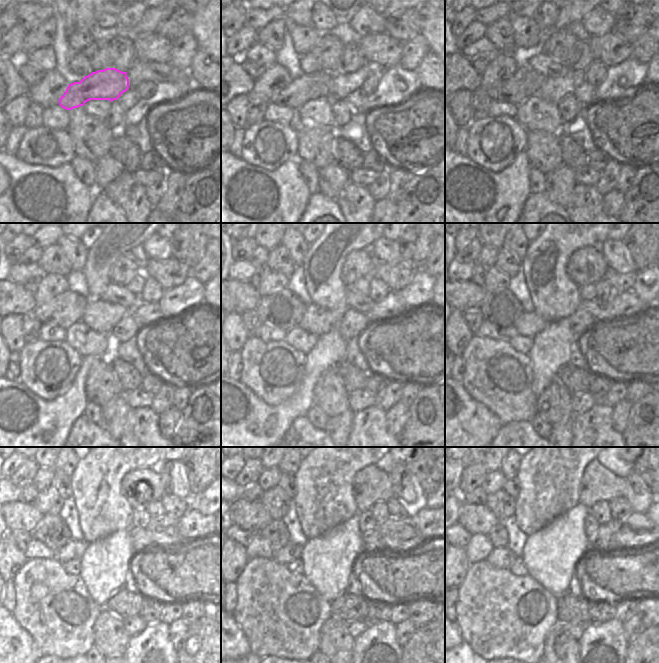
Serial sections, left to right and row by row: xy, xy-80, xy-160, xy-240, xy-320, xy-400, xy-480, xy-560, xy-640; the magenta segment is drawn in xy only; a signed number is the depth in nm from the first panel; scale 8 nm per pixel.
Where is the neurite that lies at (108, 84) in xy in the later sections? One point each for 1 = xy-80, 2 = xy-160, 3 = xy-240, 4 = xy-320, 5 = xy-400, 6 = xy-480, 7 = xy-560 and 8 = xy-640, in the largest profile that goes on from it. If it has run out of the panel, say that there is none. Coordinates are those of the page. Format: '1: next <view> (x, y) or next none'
1: next xy-80 (308, 87)
2: next xy-160 (525, 83)
3: next xy-240 (65, 309)
4: next xy-320 (283, 309)
5: next xy-400 (500, 307)
6: next xy-480 (52, 531)
7: next xy-560 (276, 533)
8: next xy-640 (498, 536)

